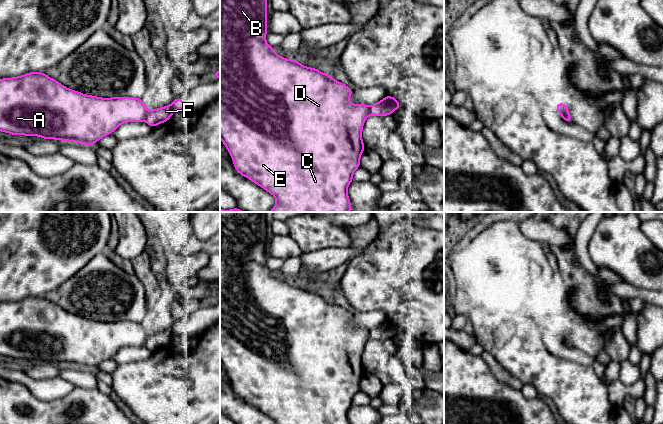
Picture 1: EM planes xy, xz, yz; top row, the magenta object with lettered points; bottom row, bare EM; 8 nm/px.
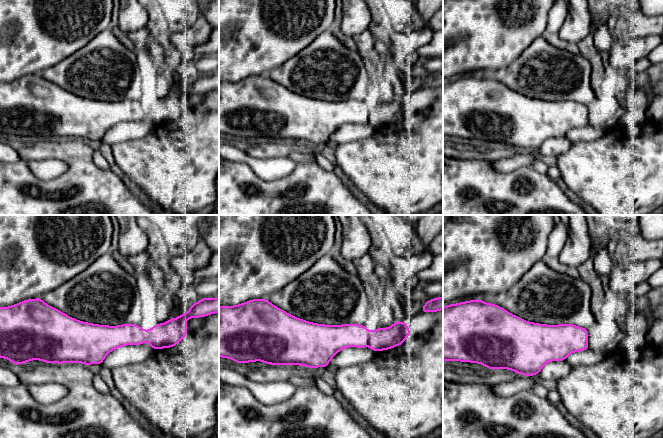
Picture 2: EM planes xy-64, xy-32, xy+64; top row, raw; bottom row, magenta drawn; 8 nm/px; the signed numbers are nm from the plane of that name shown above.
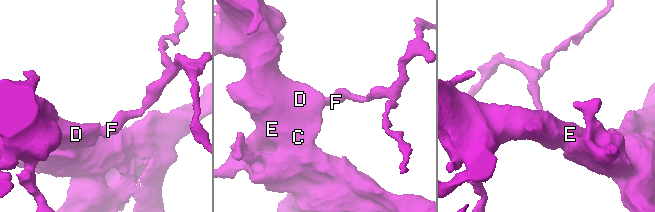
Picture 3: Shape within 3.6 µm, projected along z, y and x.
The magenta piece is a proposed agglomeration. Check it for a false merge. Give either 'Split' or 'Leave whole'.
Split

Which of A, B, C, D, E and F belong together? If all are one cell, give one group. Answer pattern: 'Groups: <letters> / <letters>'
Groups: A B C D E / F

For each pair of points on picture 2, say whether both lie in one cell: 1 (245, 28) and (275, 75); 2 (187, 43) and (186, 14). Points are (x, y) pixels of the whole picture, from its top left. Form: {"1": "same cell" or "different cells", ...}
{"1": "different cells", "2": "different cells"}

